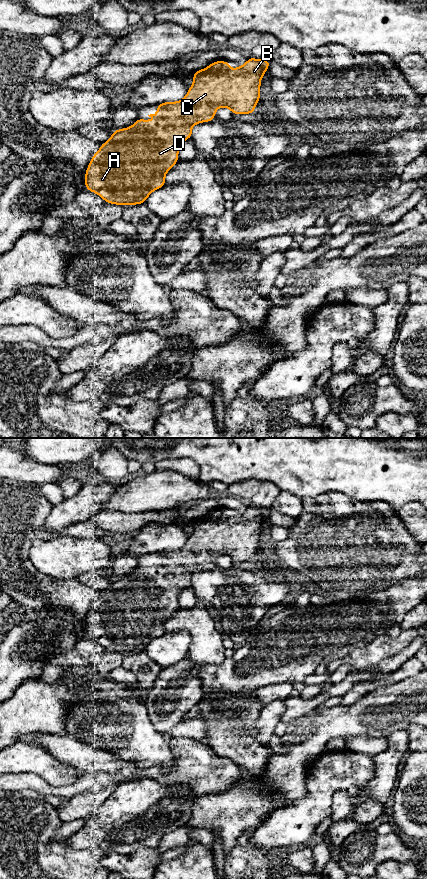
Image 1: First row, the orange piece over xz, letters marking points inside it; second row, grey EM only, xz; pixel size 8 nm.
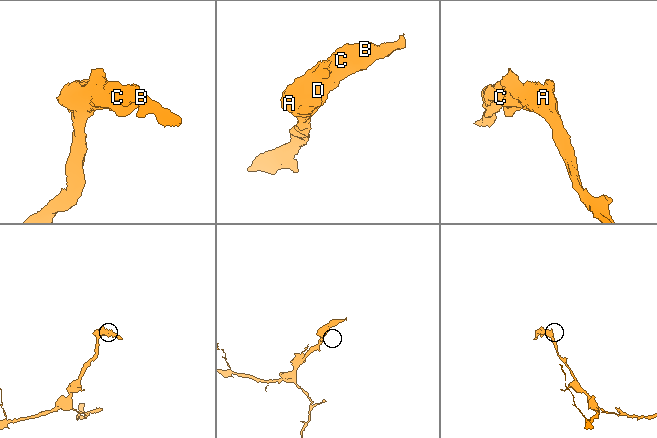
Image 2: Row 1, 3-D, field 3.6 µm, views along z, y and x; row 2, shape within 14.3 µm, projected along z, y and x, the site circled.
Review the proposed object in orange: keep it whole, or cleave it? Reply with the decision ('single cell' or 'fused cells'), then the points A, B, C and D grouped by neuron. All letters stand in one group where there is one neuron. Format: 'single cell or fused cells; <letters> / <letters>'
single cell; A B C D

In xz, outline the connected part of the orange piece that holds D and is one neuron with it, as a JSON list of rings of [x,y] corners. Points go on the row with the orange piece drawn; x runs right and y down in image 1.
[[[249,57],[243,66],[231,69],[229,61],[215,61],[208,67],[193,73],[193,85],[186,96],[176,102],[156,104],[156,114],[148,115],[153,120],[146,121],[138,118],[127,128],[112,132],[110,139],[101,144],[100,149],[92,156],[85,172],[85,188],[99,195],[106,203],[115,205],[138,205],[146,202],[148,196],[155,190],[166,185],[165,175],[177,161],[180,144],[192,138],[192,127],[198,123],[210,122],[216,118],[215,111],[219,108],[229,108],[233,115],[254,114],[255,107],[260,101],[261,79],[269,68],[271,60]]]

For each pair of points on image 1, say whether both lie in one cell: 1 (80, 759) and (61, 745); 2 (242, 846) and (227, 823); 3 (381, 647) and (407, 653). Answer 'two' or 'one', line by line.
1: one
2: two
3: two

